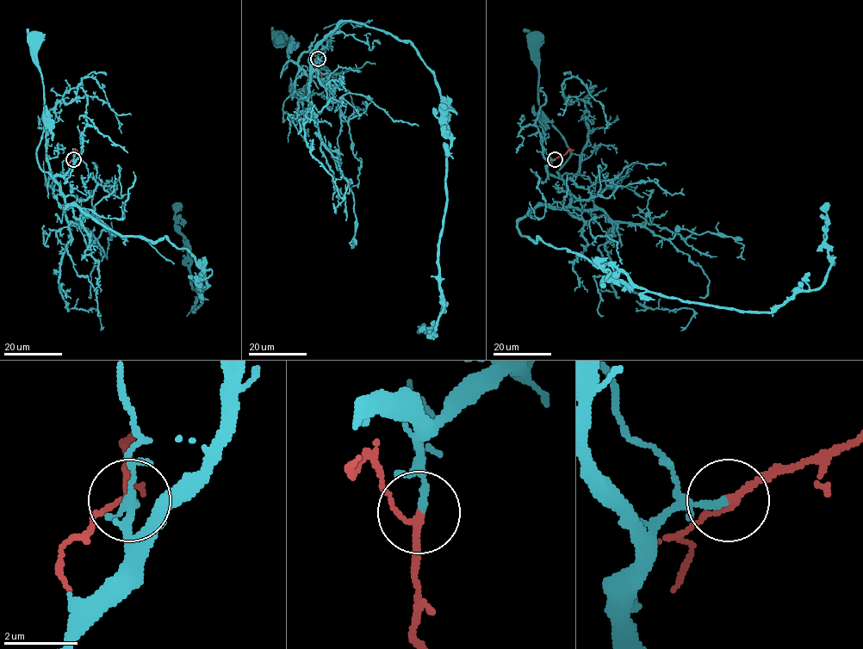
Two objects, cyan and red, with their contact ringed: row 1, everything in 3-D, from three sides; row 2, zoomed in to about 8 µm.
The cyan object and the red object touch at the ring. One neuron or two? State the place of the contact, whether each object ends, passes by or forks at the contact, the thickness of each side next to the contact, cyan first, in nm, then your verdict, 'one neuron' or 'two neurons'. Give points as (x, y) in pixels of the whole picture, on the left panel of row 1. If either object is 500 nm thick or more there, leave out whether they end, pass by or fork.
(73, 159) | cyan ends | red passes by | 180/160 nm | one neuron

